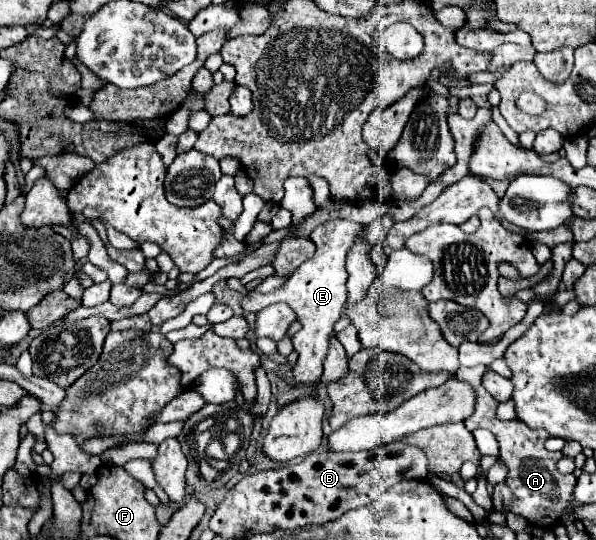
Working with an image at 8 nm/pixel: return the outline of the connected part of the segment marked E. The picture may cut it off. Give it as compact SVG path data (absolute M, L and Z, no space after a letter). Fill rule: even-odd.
M332 219L326 221L322 225L318 225L312 233L310 239L316 245L316 253L312 259L308 259L306 263L302 263L286 281L280 289L276 289L274 293L262 295L256 291L250 291L242 301L240 307L244 309L244 313L258 313L260 309L278 303L278 301L286 301L292 311L296 313L298 321L302 323L302 329L298 333L292 335L292 345L298 353L298 363L292 369L292 379L294 379L294 387L290 391L284 391L278 395L276 403L278 407L284 407L292 401L300 401L308 395L312 395L318 387L320 375L322 375L322 361L328 353L328 341L334 329L334 323L340 319L342 315L342 307L346 303L346 281L348 281L348 273L346 273L346 255L348 249L352 247L356 233L360 231L360 223L348 221L348 219ZM326 337L326 343L324 343Z

